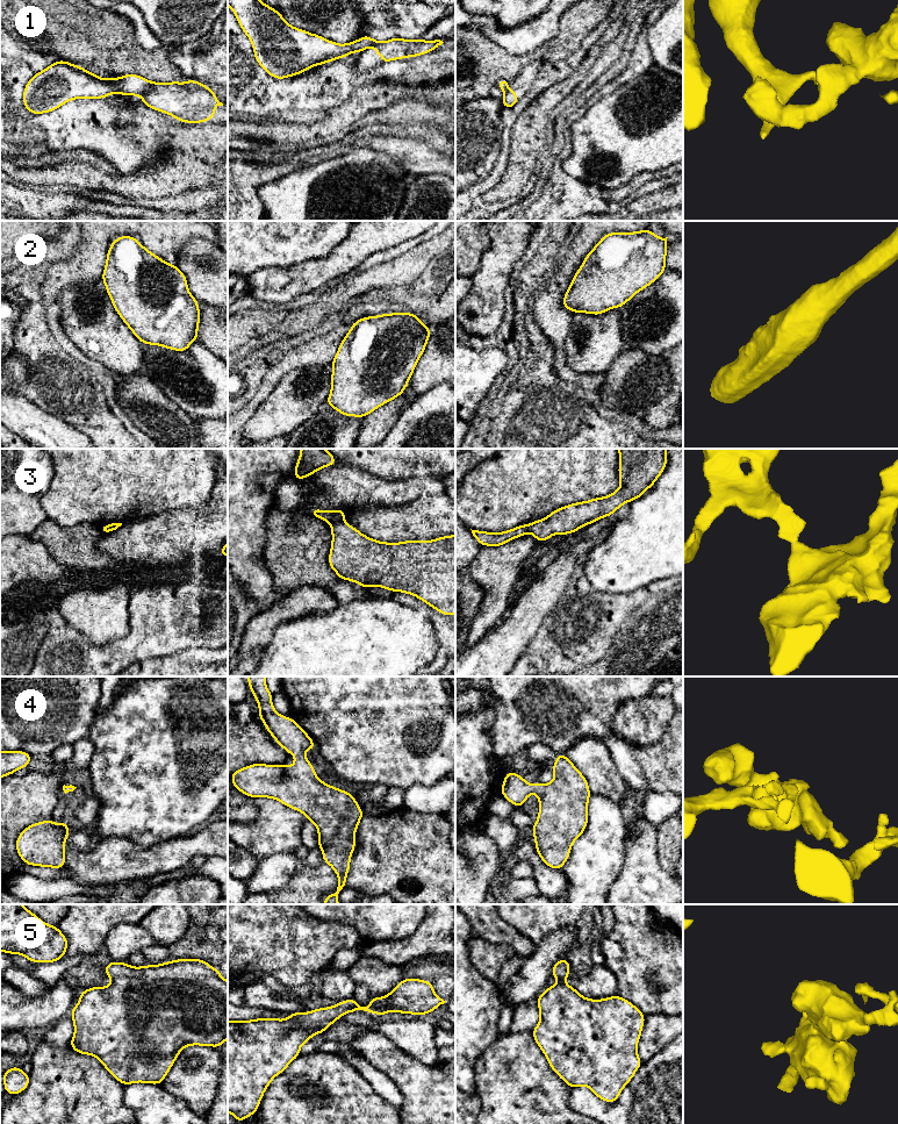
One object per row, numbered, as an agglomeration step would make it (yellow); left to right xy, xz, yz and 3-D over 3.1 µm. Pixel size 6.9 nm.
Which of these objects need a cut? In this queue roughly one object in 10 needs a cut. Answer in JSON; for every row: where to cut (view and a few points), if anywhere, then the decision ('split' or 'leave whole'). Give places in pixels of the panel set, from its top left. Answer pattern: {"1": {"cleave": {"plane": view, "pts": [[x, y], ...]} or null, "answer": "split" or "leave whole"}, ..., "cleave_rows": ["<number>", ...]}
{"1": {"cleave": {"plane": "xy", "pts": [[155, 83], [141, 97]]}, "answer": "split"}, "2": {"cleave": null, "answer": "leave whole"}, "3": {"cleave": {"plane": "xz", "pts": [[343, 520], [336, 521], [331, 525]]}, "answer": "split"}, "4": {"cleave": null, "answer": "leave whole"}, "5": {"cleave": null, "answer": "leave whole"}, "cleave_rows": ["1", "3"]}

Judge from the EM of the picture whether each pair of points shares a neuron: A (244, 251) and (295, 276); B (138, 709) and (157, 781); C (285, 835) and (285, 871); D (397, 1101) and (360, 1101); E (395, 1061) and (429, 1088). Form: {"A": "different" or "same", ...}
{"A": "different", "B": "same", "C": "different", "D": "different", "E": "same"}

